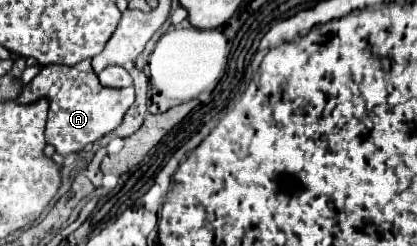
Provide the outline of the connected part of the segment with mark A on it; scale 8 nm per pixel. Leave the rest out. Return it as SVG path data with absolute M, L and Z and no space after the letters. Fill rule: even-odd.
M85 59L73 67L67 65L47 65L41 69L31 83L25 85L23 93L17 97L19 103L31 103L41 97L49 99L49 117L45 127L45 139L55 145L57 153L69 155L81 151L85 145L111 133L135 101L133 87L111 89L99 83L97 73L91 67L91 59Z

